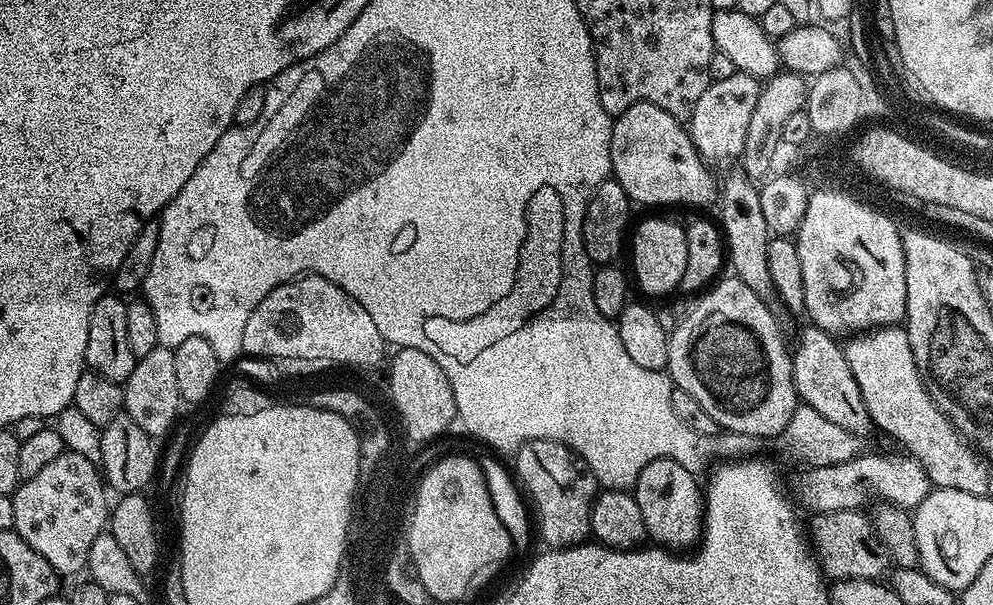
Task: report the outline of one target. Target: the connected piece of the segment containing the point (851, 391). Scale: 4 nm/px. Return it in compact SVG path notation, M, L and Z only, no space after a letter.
M815 326L807 327L801 330L800 337L796 340L796 348L794 344L791 349L792 377L794 378L797 397L803 403L814 406L814 410L818 410L818 414L822 414L822 418L826 418L829 422L838 422L838 426L842 426L846 430L864 434L864 431L870 428L868 411L862 402L862 394L858 390L858 382L854 382L854 374L850 374L850 366L846 366L843 347L839 343L835 344L832 341L835 340L833 333L824 332Z

